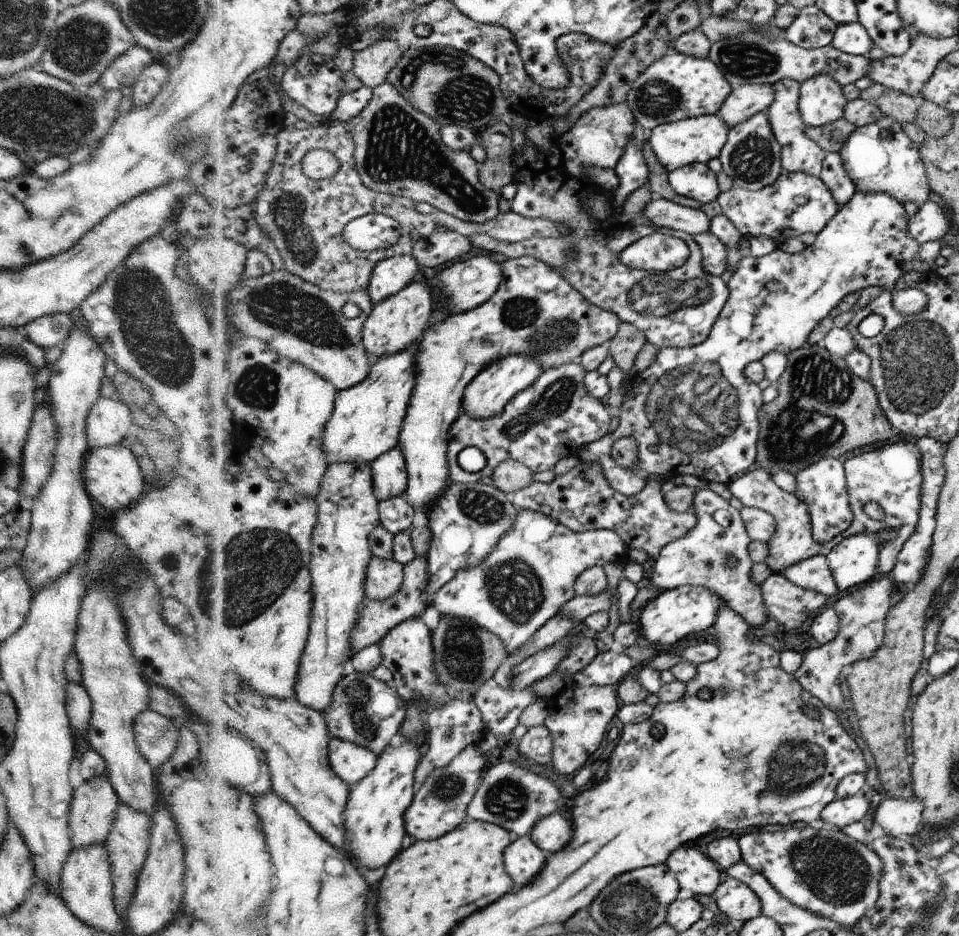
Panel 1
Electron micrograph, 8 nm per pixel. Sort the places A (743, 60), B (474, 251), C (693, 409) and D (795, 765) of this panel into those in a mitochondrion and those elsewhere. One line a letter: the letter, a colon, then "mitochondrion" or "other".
A: mitochondrion
B: other
C: mitochondrion
D: mitochondrion

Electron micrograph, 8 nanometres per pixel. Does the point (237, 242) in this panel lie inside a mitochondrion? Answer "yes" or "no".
no

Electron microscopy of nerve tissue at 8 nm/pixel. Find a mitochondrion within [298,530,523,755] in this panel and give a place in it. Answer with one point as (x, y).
(463, 655)

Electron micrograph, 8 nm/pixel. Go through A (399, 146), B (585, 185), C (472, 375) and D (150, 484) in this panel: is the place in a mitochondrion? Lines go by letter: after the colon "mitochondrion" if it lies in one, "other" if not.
A: mitochondrion
B: other
C: other
D: other

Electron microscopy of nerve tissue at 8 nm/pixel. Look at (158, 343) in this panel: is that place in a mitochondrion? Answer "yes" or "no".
yes

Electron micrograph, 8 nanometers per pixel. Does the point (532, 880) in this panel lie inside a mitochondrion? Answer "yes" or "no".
no

